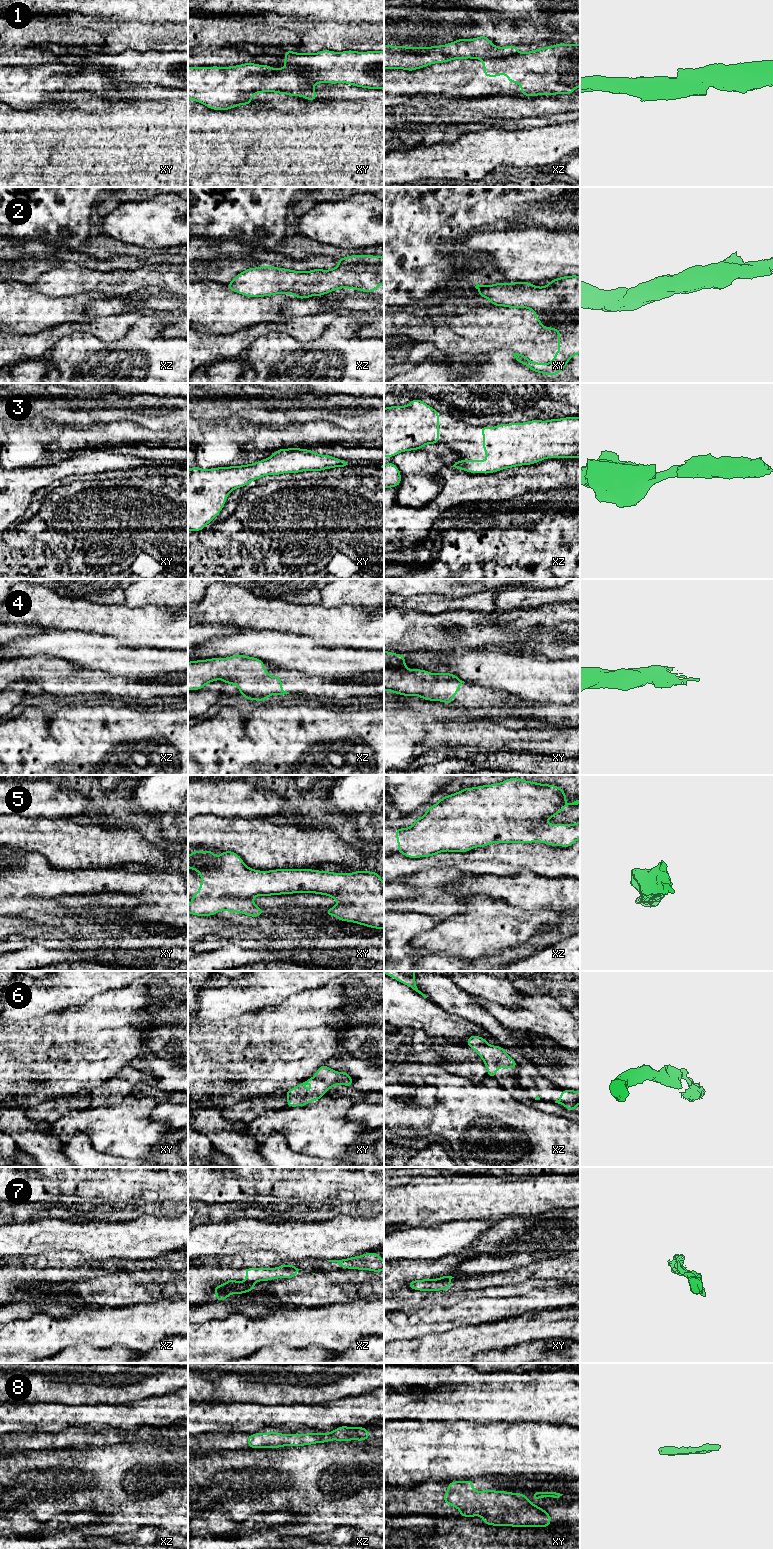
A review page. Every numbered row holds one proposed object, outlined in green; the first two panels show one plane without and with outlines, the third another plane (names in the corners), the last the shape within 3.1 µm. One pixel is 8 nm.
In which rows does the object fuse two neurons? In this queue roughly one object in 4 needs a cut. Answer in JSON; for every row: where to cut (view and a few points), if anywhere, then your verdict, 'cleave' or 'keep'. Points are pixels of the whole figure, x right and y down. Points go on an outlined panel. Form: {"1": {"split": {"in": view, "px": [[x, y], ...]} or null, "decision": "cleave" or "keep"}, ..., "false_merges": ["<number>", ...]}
{"1": {"split": {"in": "xz", "px": [[517, 52], [511, 55], [482, 59]]}, "decision": "cleave"}, "2": {"split": {"in": "xz", "px": [[383, 262], [342, 263], [338, 265]]}, "decision": "cleave"}, "3": {"split": null, "decision": "keep"}, "4": {"split": null, "decision": "keep"}, "5": {"split": null, "decision": "keep"}, "6": {"split": null, "decision": "keep"}, "7": {"split": {"in": "xz", "px": [[244, 1281], [254, 1282]]}, "decision": "cleave"}, "8": {"split": null, "decision": "keep"}, "false_merges": ["1", "2", "7"]}

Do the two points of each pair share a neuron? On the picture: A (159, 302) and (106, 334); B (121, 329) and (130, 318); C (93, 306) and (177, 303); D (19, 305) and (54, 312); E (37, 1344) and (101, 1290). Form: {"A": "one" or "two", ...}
{"A": "two", "B": "one", "C": "one", "D": "one", "E": "two"}

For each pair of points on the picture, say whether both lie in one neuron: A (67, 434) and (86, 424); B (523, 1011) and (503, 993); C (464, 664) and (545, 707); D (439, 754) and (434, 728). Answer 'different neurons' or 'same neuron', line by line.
A: different neurons
B: different neurons
C: different neurons
D: different neurons

